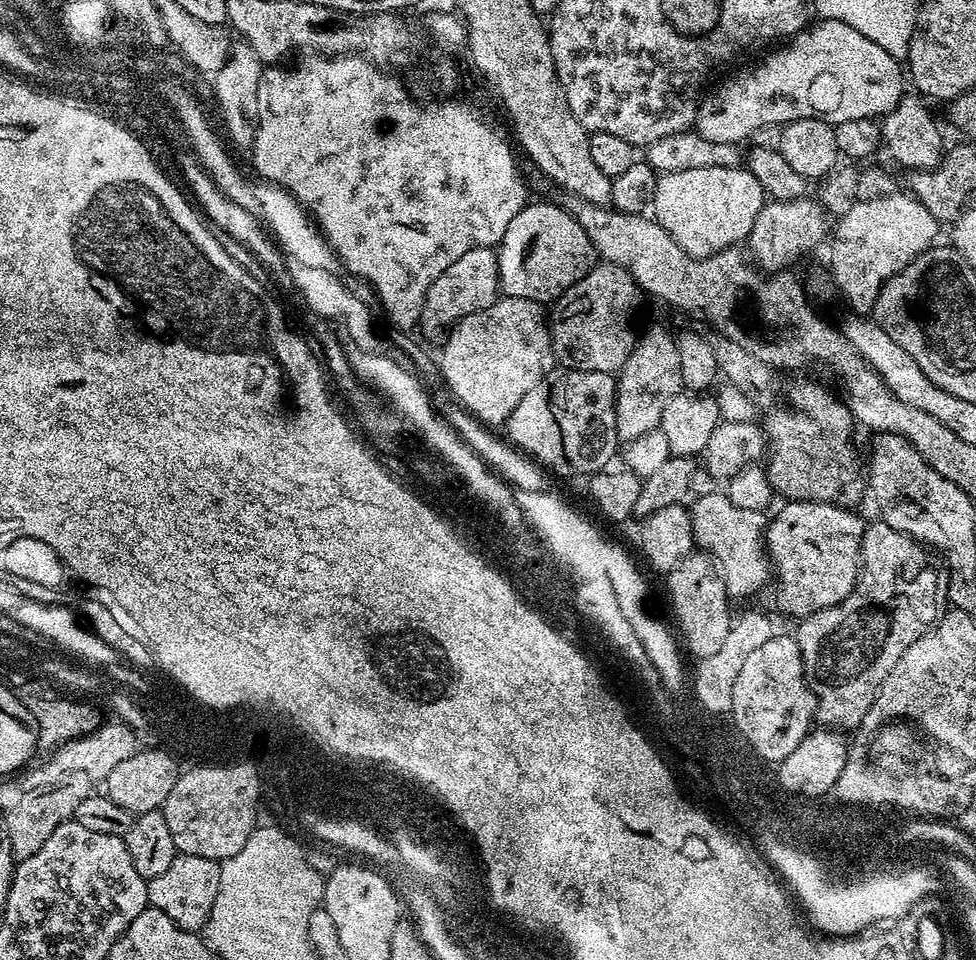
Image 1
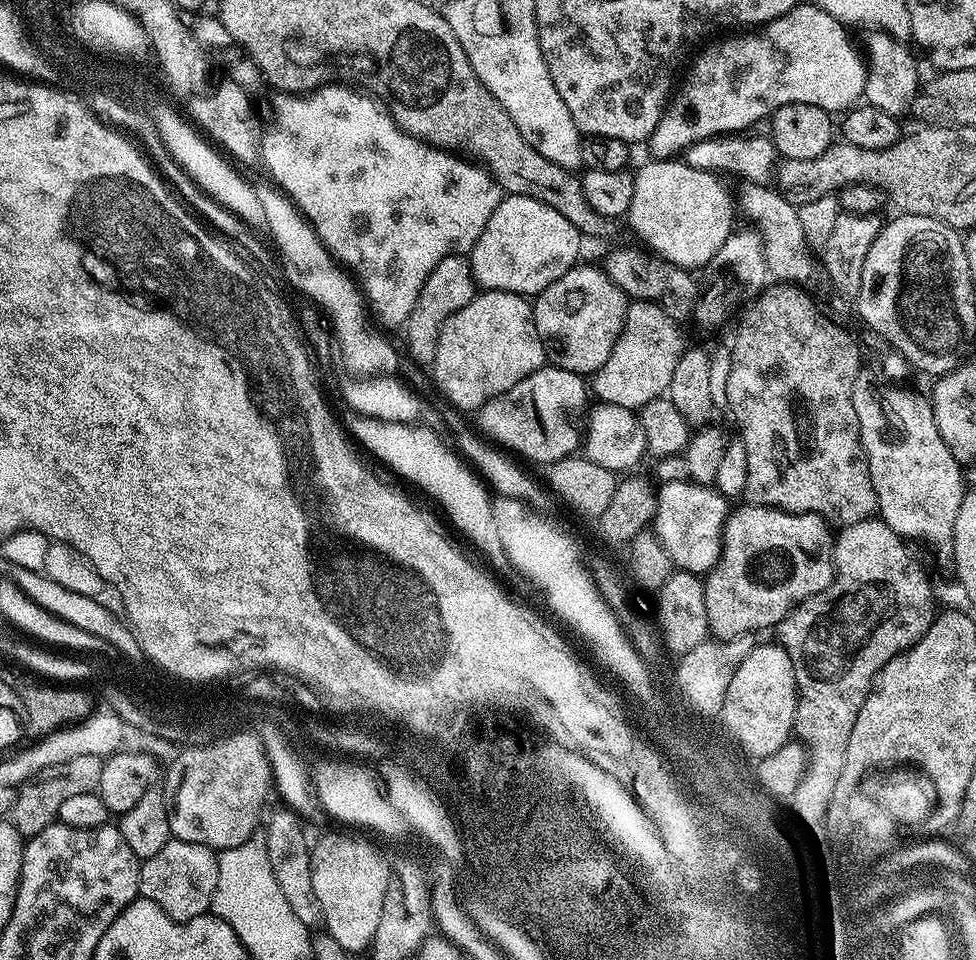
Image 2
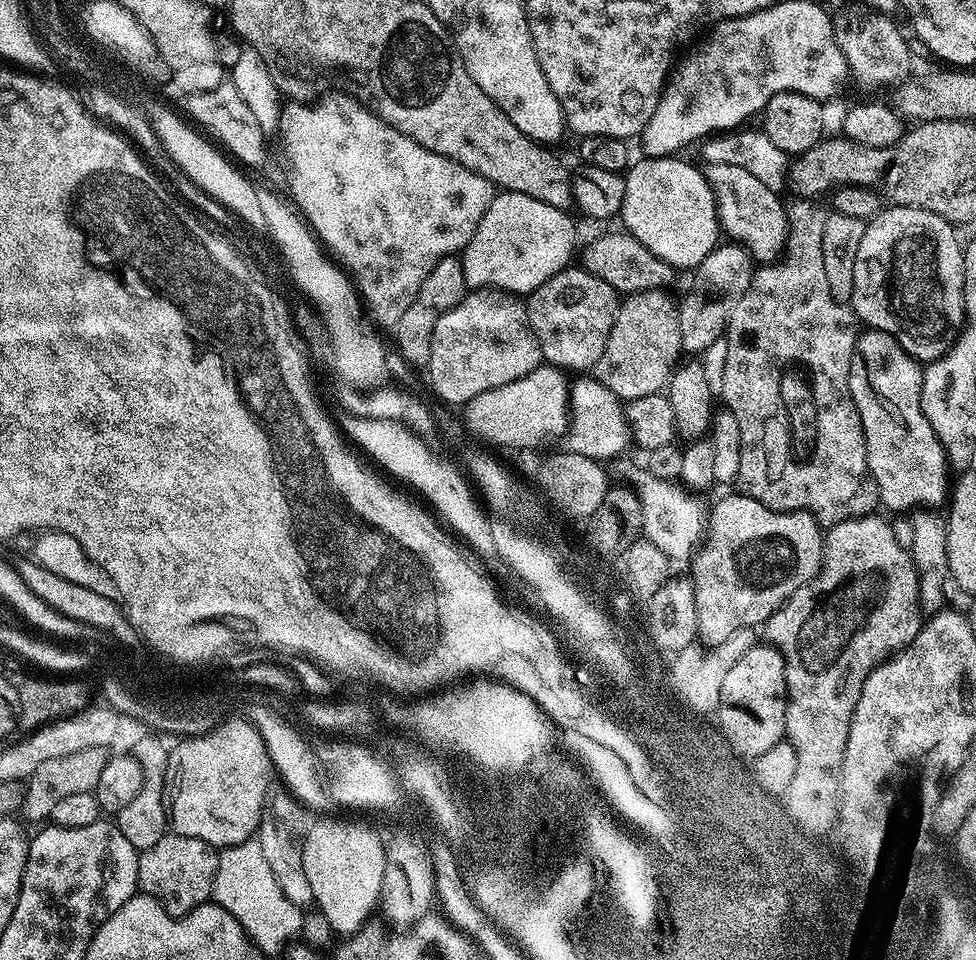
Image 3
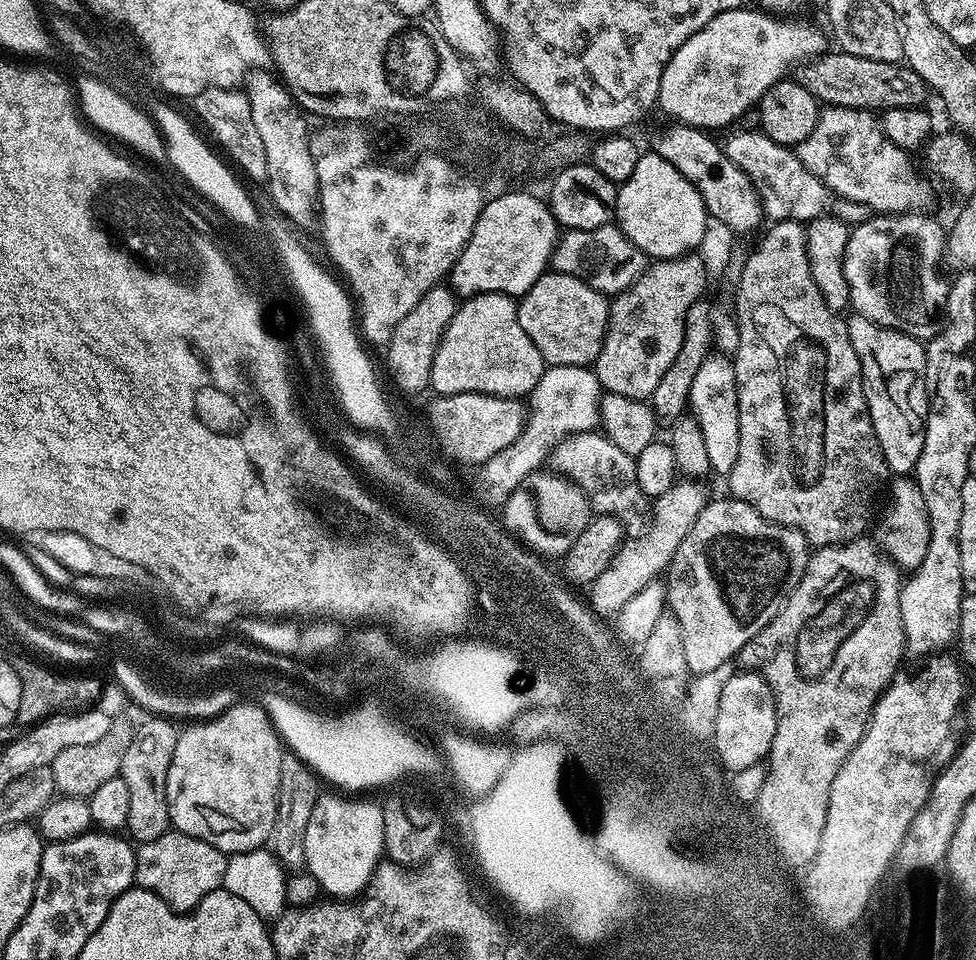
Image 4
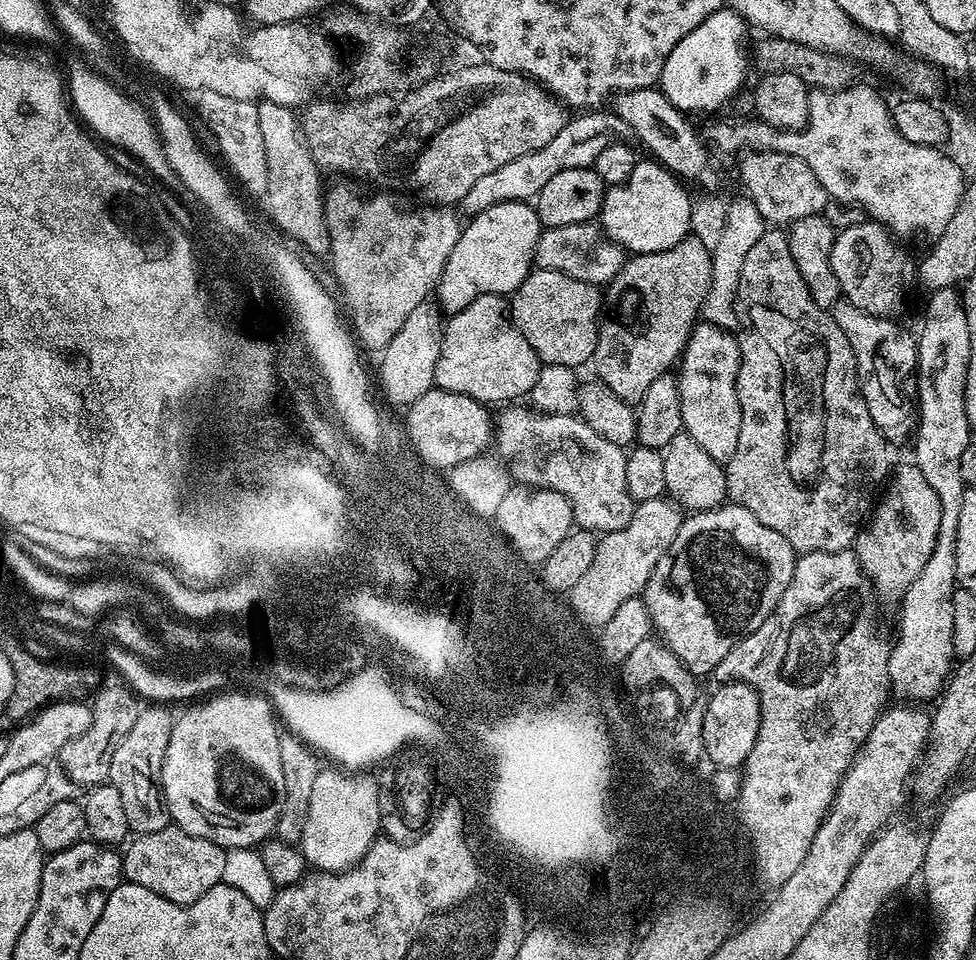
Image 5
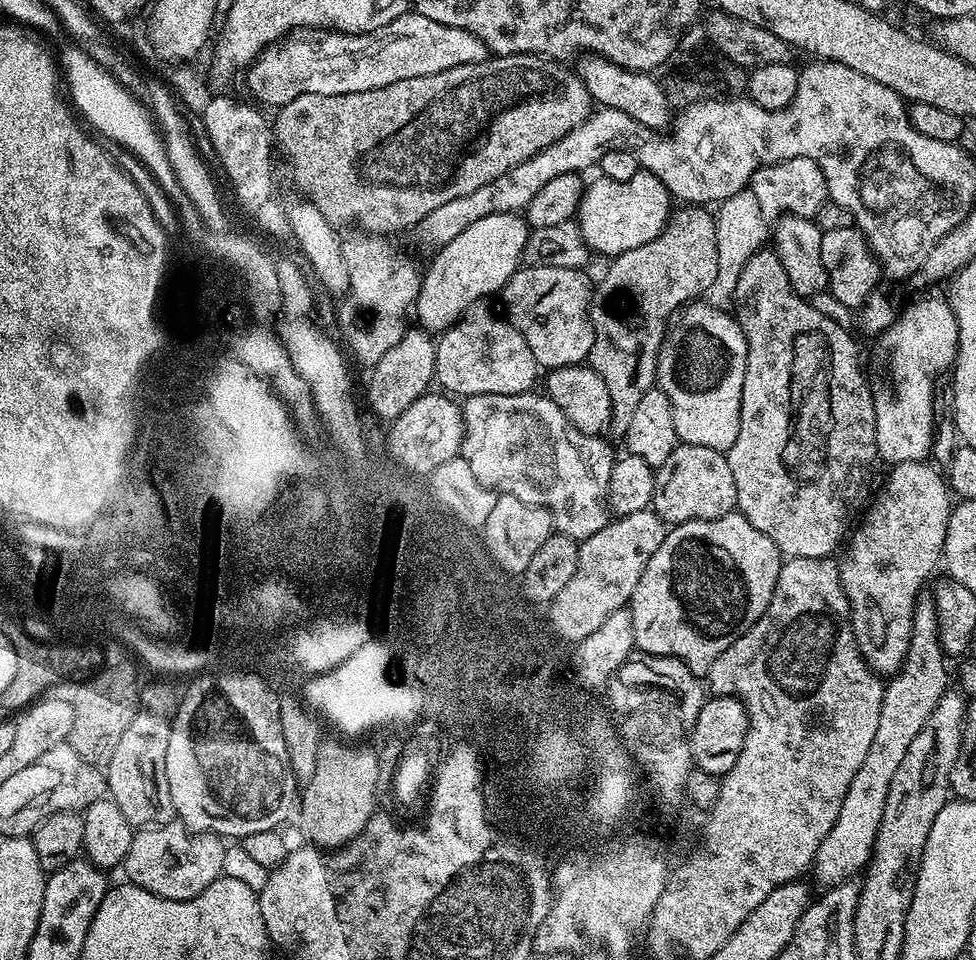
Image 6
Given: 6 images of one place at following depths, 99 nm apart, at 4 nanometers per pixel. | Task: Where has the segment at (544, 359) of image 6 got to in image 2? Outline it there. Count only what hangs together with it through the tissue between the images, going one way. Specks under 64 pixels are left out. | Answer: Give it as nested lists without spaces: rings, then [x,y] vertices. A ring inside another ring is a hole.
[[[577,266],[571,268],[558,282],[550,282],[546,290],[537,292],[532,304],[534,314],[534,326],[538,326],[538,338],[544,343],[544,355],[555,367],[562,370],[570,370],[574,374],[588,378],[597,372],[610,358],[610,352],[614,350],[614,344],[624,329],[624,319],[628,314],[630,298],[625,294],[603,270],[603,267],[583,268]]]

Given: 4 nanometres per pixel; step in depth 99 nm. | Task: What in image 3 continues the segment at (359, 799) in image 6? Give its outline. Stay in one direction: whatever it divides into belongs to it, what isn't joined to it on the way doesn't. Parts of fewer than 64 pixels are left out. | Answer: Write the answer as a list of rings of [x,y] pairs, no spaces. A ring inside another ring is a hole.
[[[320,819],[312,823],[302,850],[302,866],[306,866],[315,907],[326,916],[333,933],[351,934],[369,923],[368,915],[381,903],[385,859],[385,841],[368,824]]]

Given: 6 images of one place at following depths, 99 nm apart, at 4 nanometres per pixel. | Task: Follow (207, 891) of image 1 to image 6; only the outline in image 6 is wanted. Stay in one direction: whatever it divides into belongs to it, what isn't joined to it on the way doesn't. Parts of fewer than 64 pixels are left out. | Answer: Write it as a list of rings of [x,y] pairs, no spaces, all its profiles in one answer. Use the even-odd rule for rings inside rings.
[[[179,822],[158,824],[142,828],[132,833],[130,850],[122,865],[127,883],[137,884],[142,890],[167,900],[189,900],[210,882],[224,875],[222,858],[226,844],[214,832],[193,832]]]

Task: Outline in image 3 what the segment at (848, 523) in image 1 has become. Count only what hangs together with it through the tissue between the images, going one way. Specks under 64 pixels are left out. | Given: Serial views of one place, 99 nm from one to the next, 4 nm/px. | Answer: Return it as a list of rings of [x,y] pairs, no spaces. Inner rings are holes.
[[[735,494],[736,496],[724,496],[716,505],[713,506],[712,512],[706,516],[706,531],[702,537],[702,543],[697,547],[691,561],[690,579],[694,586],[694,598],[698,606],[698,640],[699,643],[707,646],[709,649],[716,648],[720,644],[726,642],[728,638],[734,634],[738,634],[738,630],[743,628],[755,629],[757,626],[763,625],[775,612],[783,606],[790,597],[797,592],[802,586],[806,586],[815,580],[820,572],[820,563],[824,561],[824,532],[821,525],[808,512],[776,512],[773,508],[767,508],[762,502],[758,502],[754,498],[743,494]]]

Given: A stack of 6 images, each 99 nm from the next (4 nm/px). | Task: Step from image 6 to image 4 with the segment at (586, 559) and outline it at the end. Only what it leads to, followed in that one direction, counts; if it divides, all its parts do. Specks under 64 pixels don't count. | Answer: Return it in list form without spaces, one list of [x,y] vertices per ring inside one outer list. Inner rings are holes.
[[[696,478],[677,479],[666,493],[655,497],[654,515],[647,533],[625,539],[610,566],[606,566],[606,570],[602,570],[602,574],[598,574],[598,578],[591,583],[590,608],[595,615],[615,618],[622,606],[626,606],[638,590],[642,590],[642,586],[667,573],[678,546],[682,546],[682,538],[690,534],[690,526],[698,522],[698,514],[702,514],[709,502],[710,493],[699,482]]]

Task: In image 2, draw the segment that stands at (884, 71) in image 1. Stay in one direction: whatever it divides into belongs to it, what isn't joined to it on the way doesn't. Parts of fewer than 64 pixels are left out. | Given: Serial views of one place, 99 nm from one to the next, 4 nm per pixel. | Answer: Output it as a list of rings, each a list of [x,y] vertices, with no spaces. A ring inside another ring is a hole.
[[[810,2],[797,3],[795,8],[759,30],[748,30],[745,36],[732,34],[729,40],[717,39],[699,49],[700,57],[692,64],[684,85],[671,97],[663,119],[646,141],[651,159],[670,160],[684,149],[709,136],[740,134],[751,129],[758,118],[766,118],[788,103],[806,103],[820,107],[829,114],[840,114],[853,107],[863,97],[868,78],[865,57],[852,45],[849,29],[836,21],[826,10]]]

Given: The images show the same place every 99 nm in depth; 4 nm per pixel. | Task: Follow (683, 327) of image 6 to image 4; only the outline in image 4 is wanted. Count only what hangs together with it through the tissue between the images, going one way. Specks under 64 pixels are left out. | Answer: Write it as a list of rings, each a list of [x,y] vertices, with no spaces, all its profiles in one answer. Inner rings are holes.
[[[713,354],[708,357],[706,362],[702,362],[702,370],[698,370],[698,374],[694,374],[694,386],[690,386],[690,398],[688,399],[691,413],[696,417],[696,421],[702,426],[702,439],[706,441],[706,455],[710,458],[710,469],[713,473],[717,472],[720,478],[726,478],[733,470],[738,462],[738,390],[736,389],[736,370],[731,359]]]

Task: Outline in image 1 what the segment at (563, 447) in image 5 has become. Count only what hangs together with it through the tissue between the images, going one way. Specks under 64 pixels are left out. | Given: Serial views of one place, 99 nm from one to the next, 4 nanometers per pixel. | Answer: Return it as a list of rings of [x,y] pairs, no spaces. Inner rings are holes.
[[[720,490],[695,497],[691,502],[693,504],[690,504],[690,517],[695,547],[715,561],[723,579],[728,582],[732,580],[733,584],[744,592],[754,592],[762,587],[767,579],[769,581],[770,565],[762,541],[766,526],[765,513],[741,510]]]

